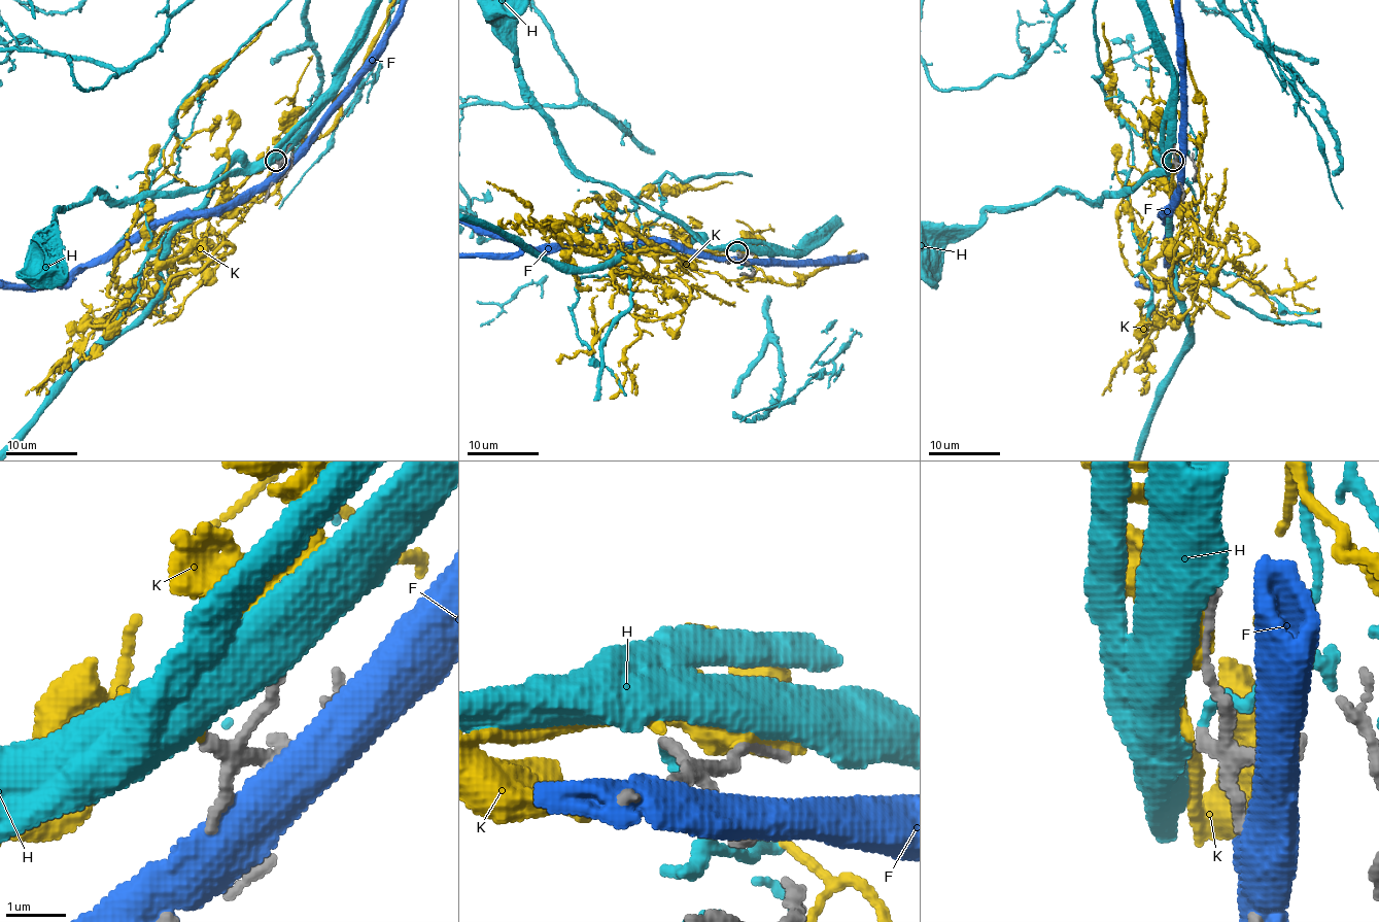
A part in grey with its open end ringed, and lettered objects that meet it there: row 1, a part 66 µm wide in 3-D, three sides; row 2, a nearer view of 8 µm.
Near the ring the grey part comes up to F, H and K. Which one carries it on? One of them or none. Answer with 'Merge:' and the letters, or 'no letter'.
Merge: H

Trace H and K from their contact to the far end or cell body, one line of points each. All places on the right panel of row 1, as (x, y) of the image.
H: (1173, 160), (1137, 189), (1088, 199), (1047, 192), (1028, 204), (991, 208), (976, 226)
K: (1171, 162), (1180, 233), (1146, 262), (1128, 189), (1149, 147), (1110, 106), (1103, 22)

